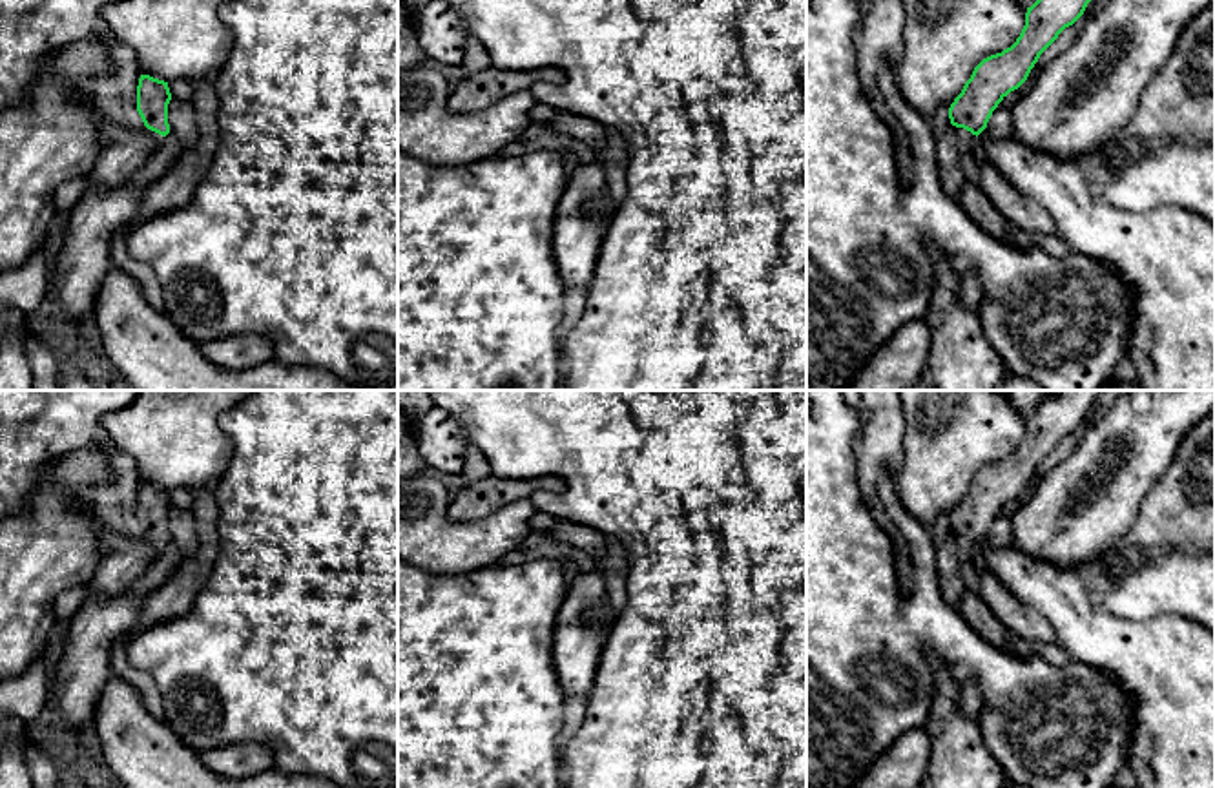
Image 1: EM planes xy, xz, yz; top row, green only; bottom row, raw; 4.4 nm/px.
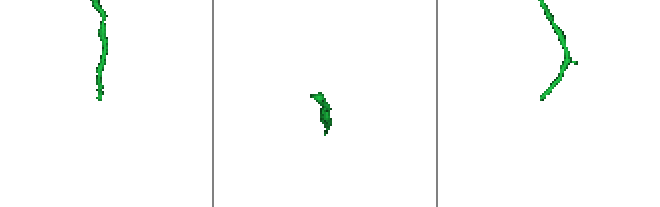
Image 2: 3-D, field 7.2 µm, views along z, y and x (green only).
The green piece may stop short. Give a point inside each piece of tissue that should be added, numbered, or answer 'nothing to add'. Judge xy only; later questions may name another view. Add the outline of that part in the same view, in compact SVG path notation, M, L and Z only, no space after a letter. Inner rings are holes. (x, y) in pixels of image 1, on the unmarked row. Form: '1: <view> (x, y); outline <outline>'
1: xy (123, 560); outline M115 529L99 534L100 564L88 582L91 595L120 595L128 591L161 556L164 545L142 536L126 538Z

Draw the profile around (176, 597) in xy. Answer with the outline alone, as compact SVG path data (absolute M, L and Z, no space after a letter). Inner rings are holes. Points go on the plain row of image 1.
M204 487L192 492L193 503L190 511L197 524L201 545L192 556L182 560L181 567L162 587L146 598L131 631L140 631L186 615L212 573L219 551L219 509L213 492Z

